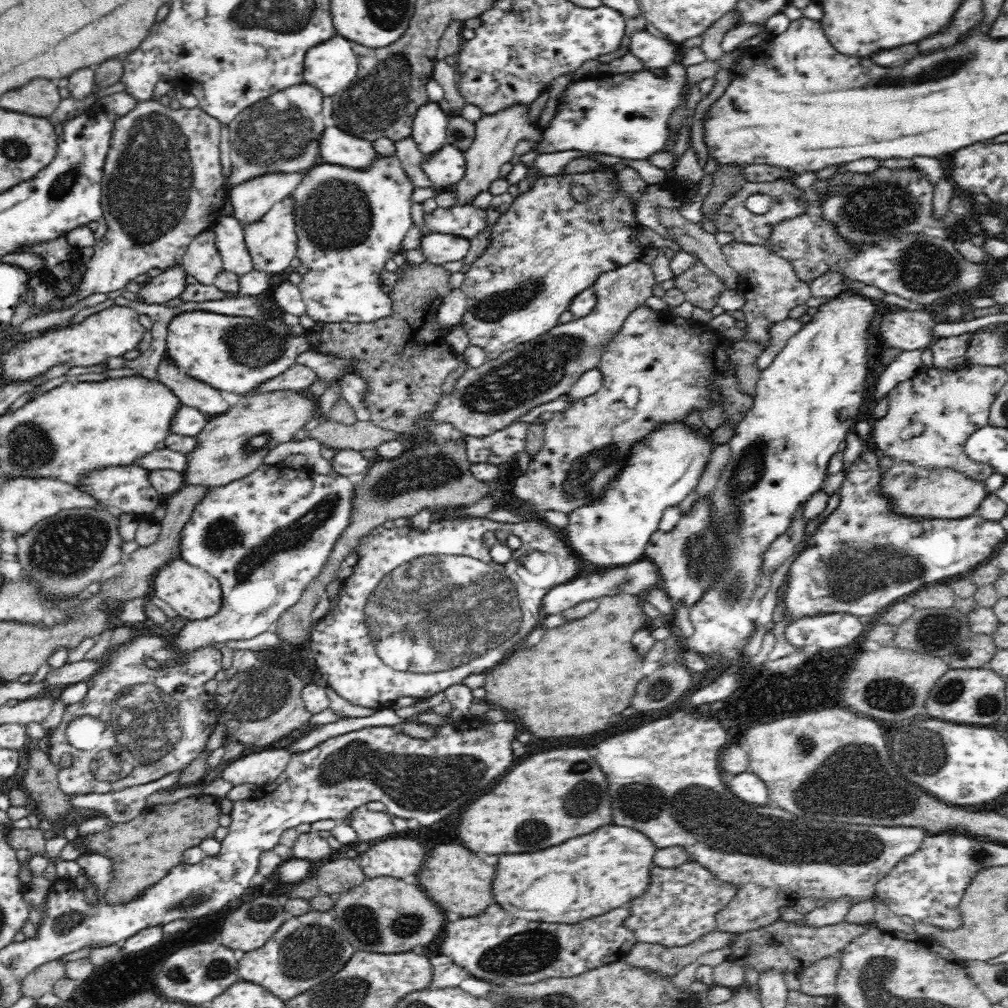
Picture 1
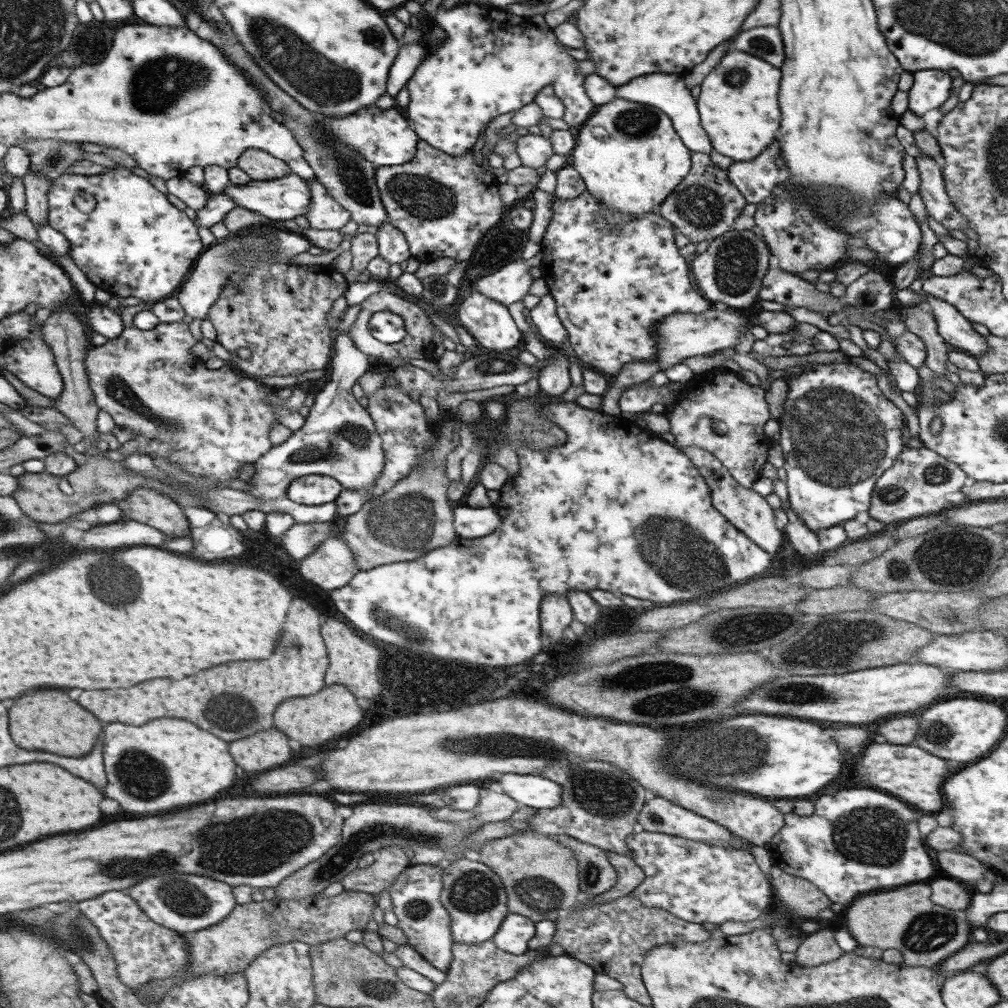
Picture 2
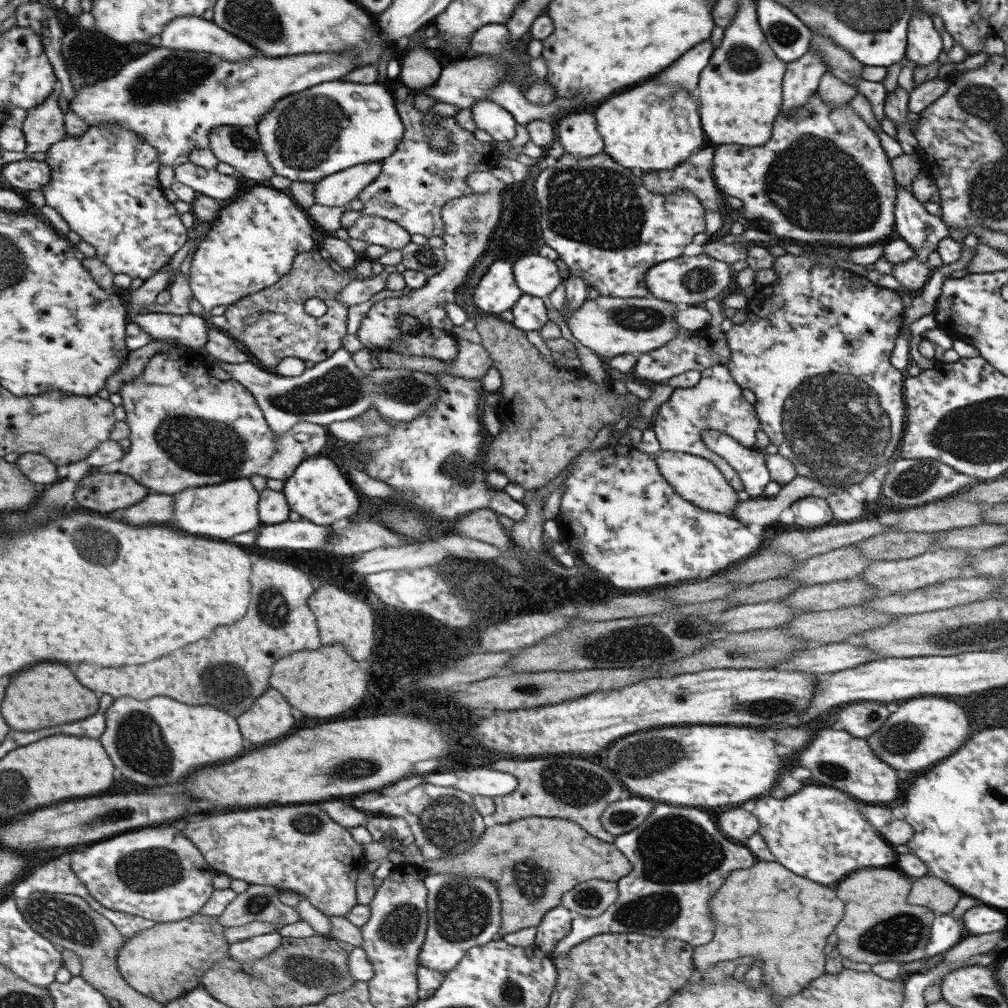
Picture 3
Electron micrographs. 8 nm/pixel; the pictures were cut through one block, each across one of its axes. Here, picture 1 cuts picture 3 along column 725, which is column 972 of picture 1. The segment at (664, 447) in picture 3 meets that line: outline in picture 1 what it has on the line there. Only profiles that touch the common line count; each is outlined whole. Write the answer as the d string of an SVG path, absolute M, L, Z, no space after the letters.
M973 365L970 369L962 368L962 370L956 370L956 372L940 372L933 367L929 368L924 366L924 368L922 368L919 373L914 376L914 378L900 382L900 384L897 384L894 388L892 388L892 390L890 390L890 392L888 392L886 396L888 401L888 412L886 412L886 416L884 416L884 418L880 418L880 420L876 419L871 421L871 433L874 436L874 444L876 444L875 452L879 455L890 458L894 465L908 463L910 467L924 469L924 471L946 469L946 471L962 472L963 474L967 474L968 478L974 478L976 483L982 483L994 472L992 472L988 467L975 465L974 462L970 461L970 459L965 456L963 448L965 447L965 442L973 432L976 432L976 430L980 430L980 428L984 428L984 426L987 425L988 410L991 407L991 404L996 400L996 396L998 396L998 392L1001 390L1004 379L1003 370L1000 366L992 367Z

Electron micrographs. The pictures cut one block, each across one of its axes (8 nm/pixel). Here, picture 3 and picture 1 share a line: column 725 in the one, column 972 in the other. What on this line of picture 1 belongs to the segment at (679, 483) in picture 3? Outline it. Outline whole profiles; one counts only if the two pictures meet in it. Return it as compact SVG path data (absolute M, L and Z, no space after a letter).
M908 463L894 465L878 482L879 496L887 500L890 513L902 519L914 520L957 520L974 515L978 510L980 501L986 496L984 482L976 483L974 478L968 478L962 472L924 471L916 467L910 467Z

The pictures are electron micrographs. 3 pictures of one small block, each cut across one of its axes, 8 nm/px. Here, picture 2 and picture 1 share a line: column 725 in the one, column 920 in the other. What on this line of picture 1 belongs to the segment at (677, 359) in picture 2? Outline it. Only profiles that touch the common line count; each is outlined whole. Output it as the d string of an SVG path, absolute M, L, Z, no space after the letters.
M908 309L884 314L879 322L880 338L883 345L901 351L915 351L918 348L924 348L930 344L932 329L936 325L936 323L932 323L930 317L930 312Z

